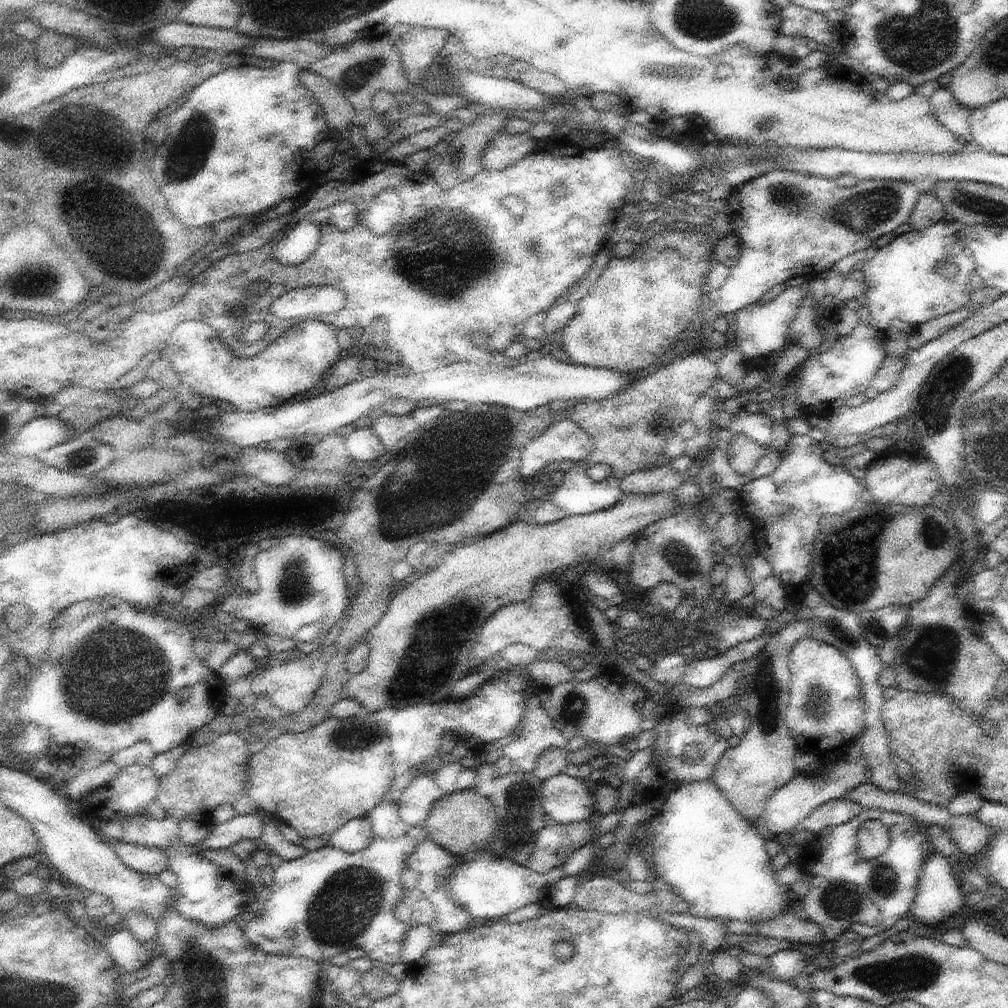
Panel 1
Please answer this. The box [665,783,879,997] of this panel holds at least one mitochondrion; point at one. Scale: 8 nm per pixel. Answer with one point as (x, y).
(839, 905)

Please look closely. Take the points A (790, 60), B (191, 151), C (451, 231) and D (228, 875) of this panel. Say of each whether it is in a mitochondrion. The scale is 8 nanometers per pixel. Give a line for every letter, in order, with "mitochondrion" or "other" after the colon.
A: other
B: mitochondrion
C: mitochondrion
D: other

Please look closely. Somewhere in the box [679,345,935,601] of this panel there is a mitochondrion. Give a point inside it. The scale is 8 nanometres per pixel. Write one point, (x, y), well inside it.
(868, 527)

